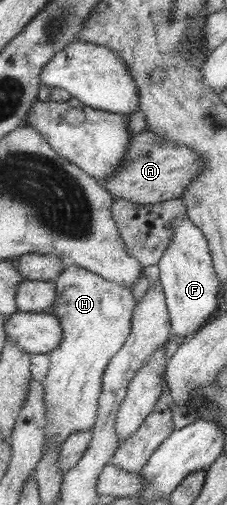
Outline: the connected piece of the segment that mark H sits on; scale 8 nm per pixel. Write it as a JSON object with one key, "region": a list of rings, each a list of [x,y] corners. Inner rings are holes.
{"region":[[[68,261],[53,282],[55,301],[45,312],[57,316],[63,333],[56,348],[47,353],[49,367],[41,382],[45,400],[44,446],[61,444],[71,432],[91,430],[97,416],[103,370],[125,342],[136,304],[129,288],[103,280]]]}

